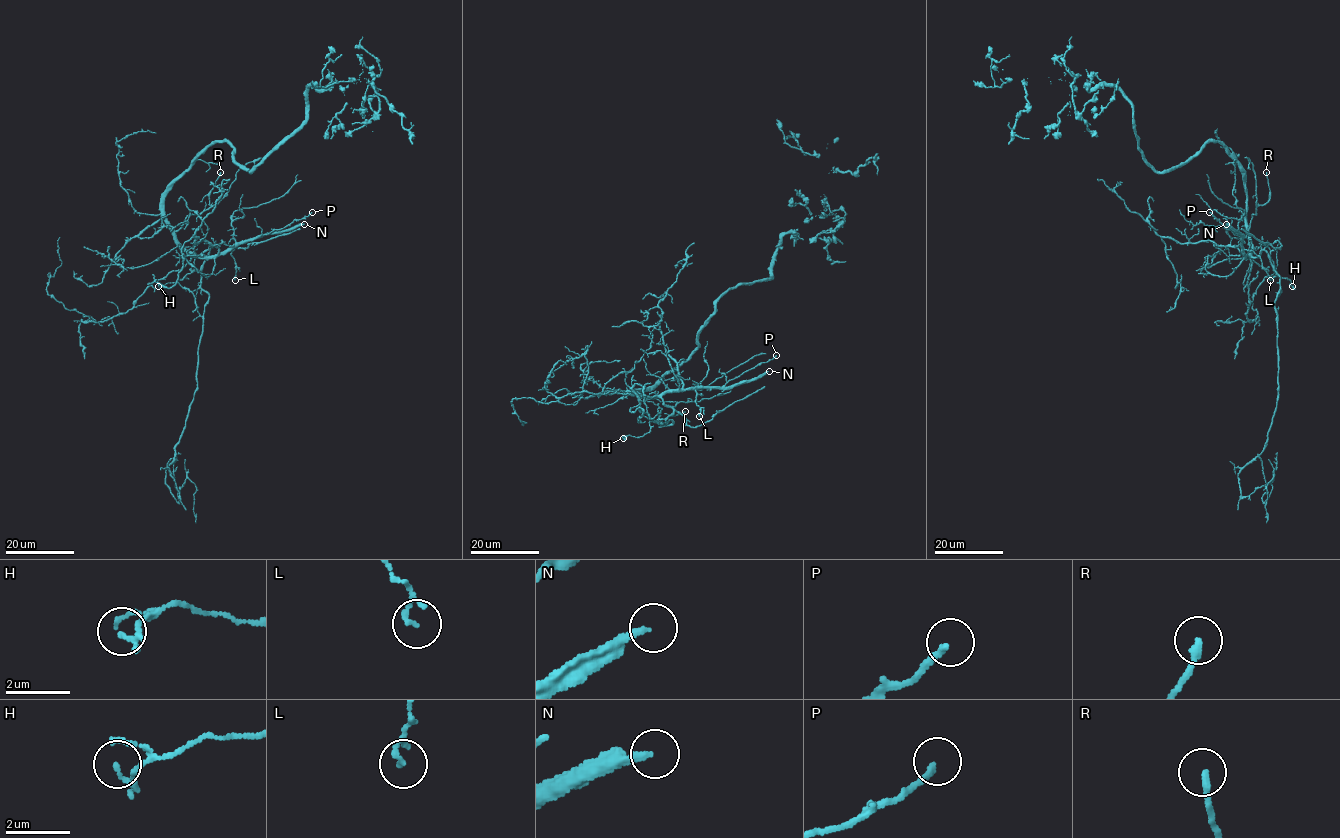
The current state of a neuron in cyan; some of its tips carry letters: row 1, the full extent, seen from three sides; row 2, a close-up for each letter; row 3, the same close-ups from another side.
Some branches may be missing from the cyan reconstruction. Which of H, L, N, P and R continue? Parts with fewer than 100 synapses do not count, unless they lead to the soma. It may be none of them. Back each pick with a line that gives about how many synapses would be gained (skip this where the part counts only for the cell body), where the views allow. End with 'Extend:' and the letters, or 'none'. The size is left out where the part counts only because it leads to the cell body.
N: 140 syn
Extend: N

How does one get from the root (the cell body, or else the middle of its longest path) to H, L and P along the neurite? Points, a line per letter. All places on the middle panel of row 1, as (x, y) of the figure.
H: (650, 388), (628, 392), (656, 404), (658, 419), (649, 422), (650, 430), (642, 436), (623, 438)
L: (650, 388), (628, 392), (657, 397), (664, 392), (694, 389), (699, 416)
P: (650, 388), (628, 392), (657, 397), (668, 392), (721, 387), (776, 355)

